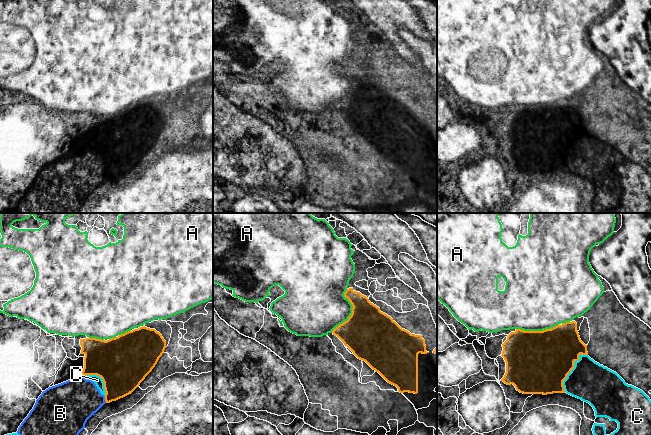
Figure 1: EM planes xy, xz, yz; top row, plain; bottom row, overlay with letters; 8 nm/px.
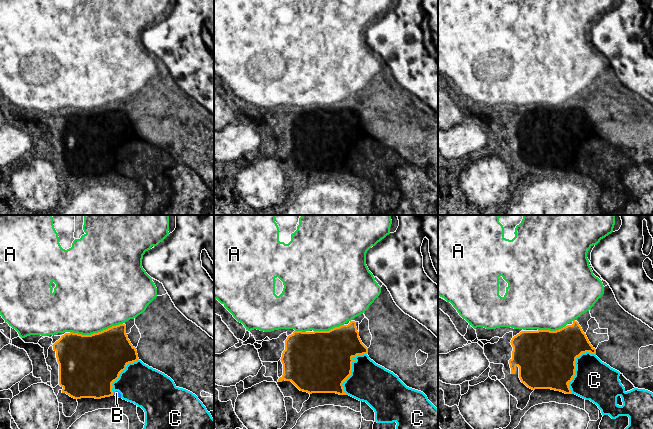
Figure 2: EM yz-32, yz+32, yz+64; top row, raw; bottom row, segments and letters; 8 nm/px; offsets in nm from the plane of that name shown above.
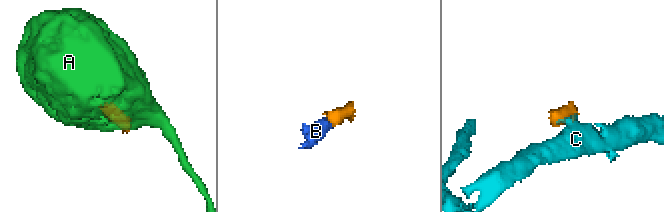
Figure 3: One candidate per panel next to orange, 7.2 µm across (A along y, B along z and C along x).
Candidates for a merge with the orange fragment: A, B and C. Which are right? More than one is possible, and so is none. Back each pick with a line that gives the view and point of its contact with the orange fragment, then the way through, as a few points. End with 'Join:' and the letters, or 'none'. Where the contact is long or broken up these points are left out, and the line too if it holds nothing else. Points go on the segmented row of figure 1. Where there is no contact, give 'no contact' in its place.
B: contact xy (105, 399)
Join: B

